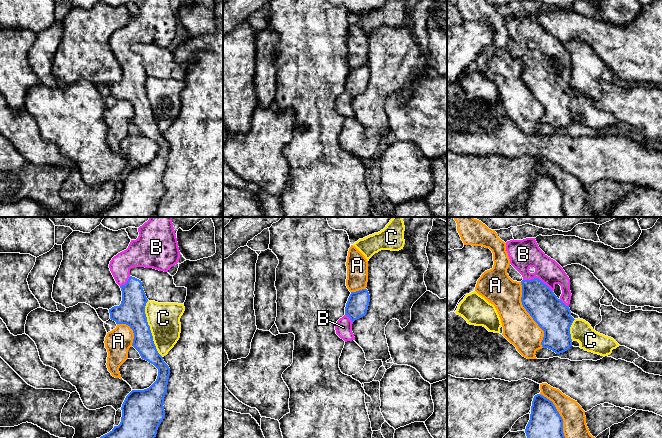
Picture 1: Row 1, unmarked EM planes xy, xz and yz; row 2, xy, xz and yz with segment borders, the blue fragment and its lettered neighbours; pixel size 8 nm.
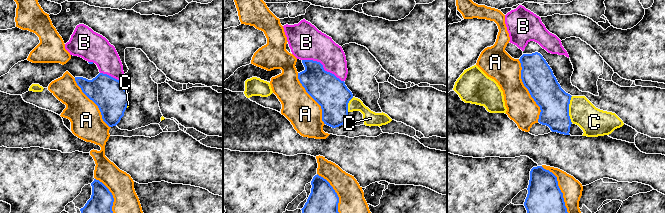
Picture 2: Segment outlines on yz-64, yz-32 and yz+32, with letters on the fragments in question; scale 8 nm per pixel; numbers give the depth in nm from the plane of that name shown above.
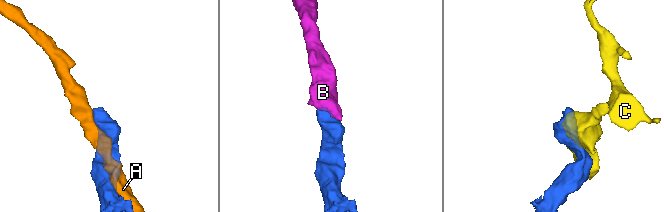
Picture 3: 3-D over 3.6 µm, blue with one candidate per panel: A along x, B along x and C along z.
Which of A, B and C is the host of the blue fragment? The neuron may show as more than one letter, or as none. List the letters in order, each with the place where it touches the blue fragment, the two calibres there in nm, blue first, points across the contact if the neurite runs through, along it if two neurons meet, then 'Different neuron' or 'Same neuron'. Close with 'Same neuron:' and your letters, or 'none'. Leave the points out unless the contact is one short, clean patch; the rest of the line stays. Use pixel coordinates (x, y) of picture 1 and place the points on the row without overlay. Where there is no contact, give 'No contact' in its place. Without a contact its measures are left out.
A: Touches blue at yz (530, 91). Thickness 280 nm (blue) against 260 nm. Different neuron
B: Touches blue at yz (537, 54). Thickness 260 nm (blue) against 240 nm. Path across: yz (538, 75), (537, 54), (537, 43), (523, 30). Same neuron
C: Touches blue at xy (149, 105). Thickness 220 nm (blue) against 260 nm. Different neuron
Same neuron: B

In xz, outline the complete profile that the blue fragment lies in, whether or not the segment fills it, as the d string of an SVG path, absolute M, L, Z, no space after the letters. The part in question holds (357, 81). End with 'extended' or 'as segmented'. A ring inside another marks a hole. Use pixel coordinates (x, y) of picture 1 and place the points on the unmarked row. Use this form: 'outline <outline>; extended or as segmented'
outline M367 65L351 68L345 83L345 91L335 102L336 110L345 118L355 116L352 100L355 96L366 91L370 78Z; extended

